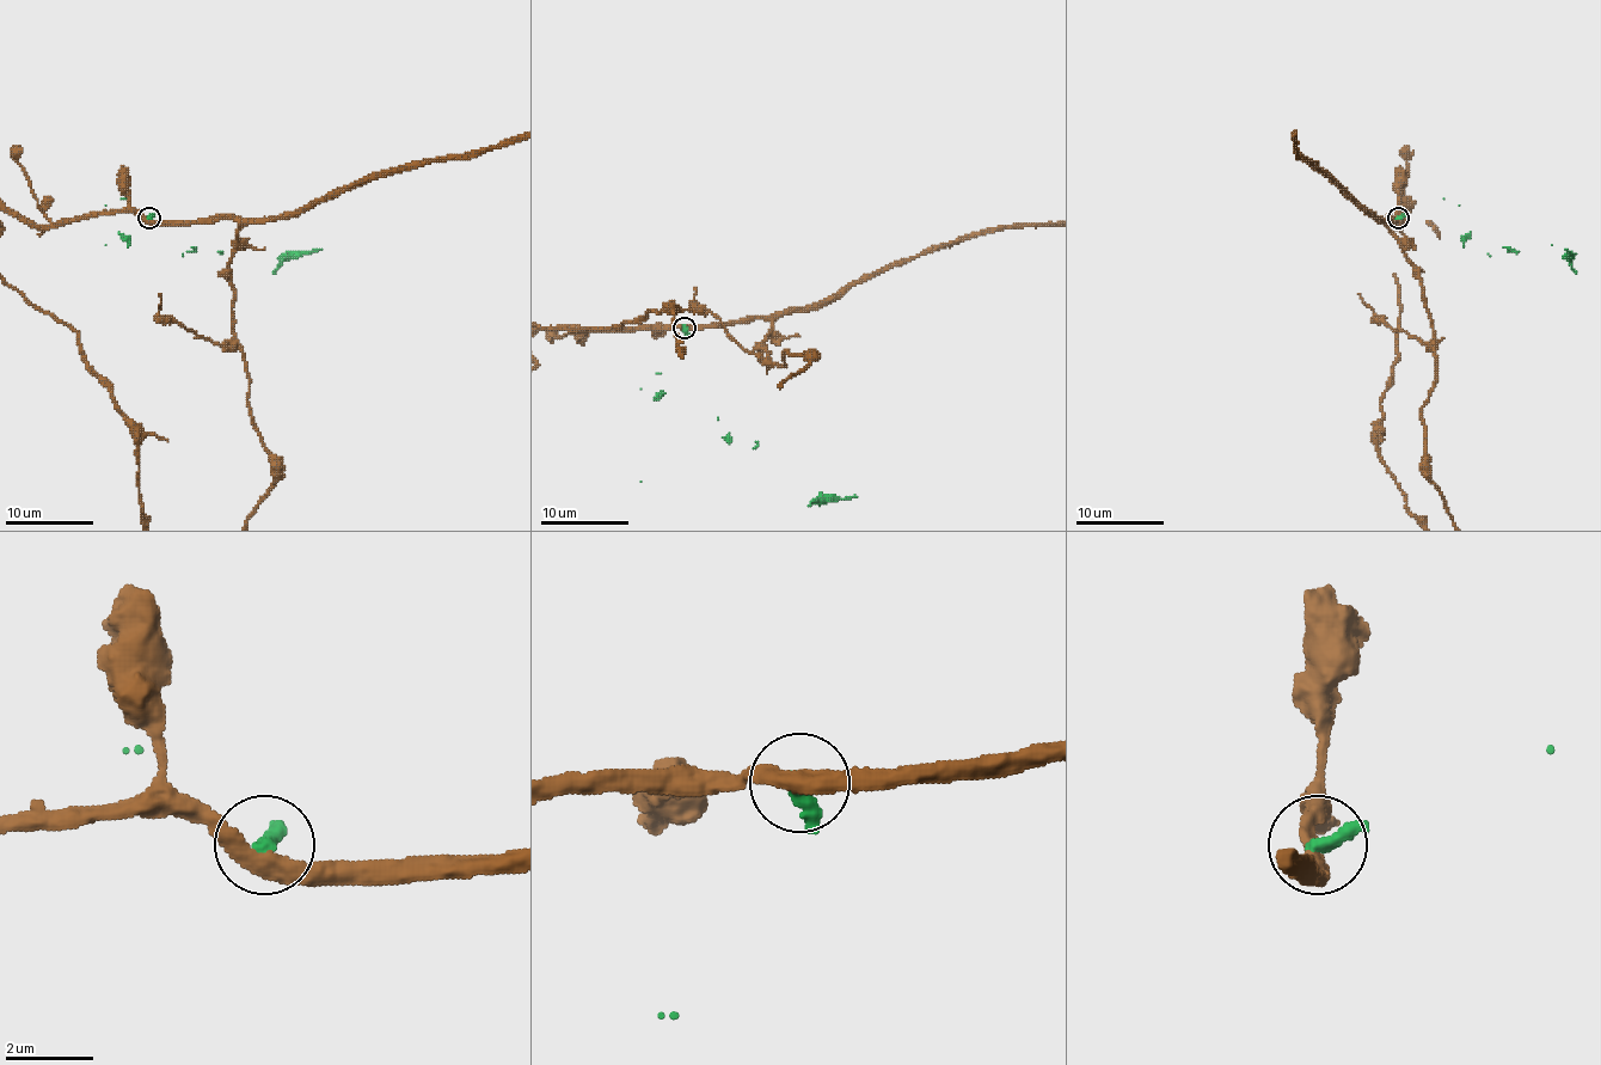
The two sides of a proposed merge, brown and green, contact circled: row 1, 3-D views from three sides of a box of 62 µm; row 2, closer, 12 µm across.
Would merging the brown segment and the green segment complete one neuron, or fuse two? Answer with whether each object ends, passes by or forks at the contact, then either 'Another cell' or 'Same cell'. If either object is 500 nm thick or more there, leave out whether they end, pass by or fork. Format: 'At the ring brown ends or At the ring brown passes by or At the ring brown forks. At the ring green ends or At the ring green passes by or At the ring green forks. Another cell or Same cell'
At the ring brown passes by. At the ring green ends. Another cell

